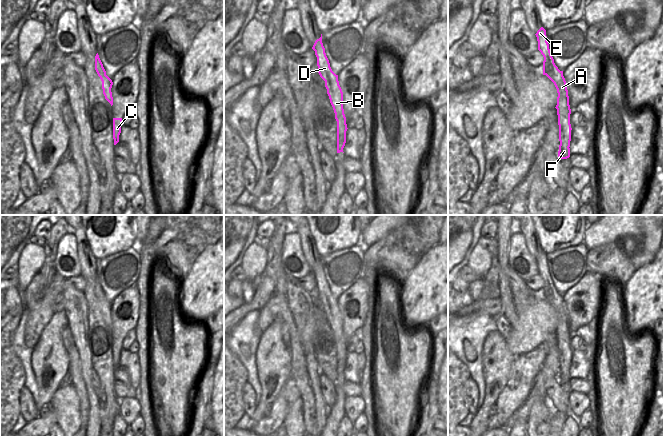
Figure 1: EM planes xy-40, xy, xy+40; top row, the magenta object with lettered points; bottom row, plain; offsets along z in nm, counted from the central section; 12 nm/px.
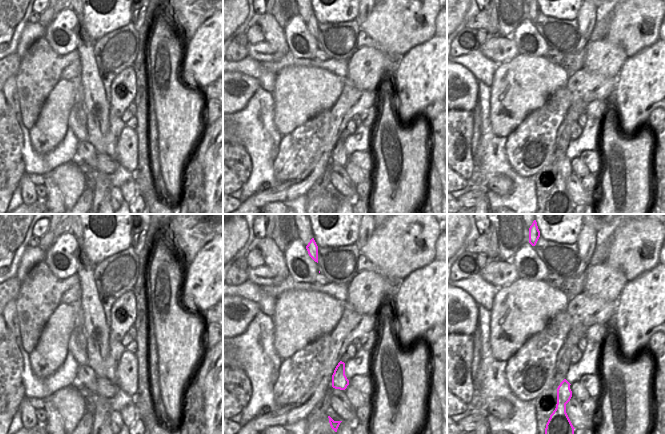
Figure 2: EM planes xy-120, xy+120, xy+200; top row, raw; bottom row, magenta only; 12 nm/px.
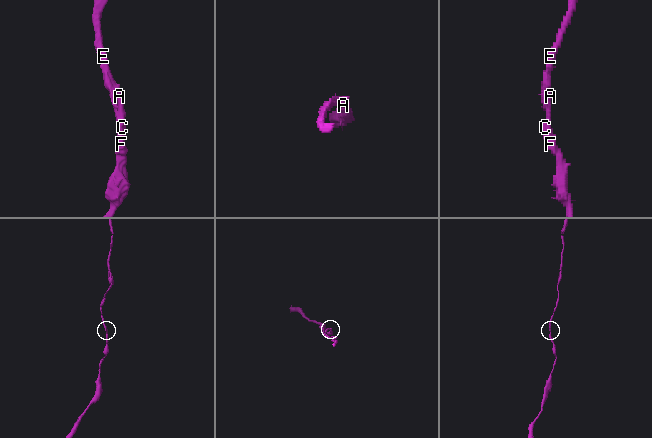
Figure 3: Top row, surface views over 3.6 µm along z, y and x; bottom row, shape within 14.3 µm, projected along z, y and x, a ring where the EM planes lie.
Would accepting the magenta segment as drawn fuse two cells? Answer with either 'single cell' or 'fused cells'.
single cell

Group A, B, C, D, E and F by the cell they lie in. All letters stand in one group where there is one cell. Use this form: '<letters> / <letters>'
A B C D E F

